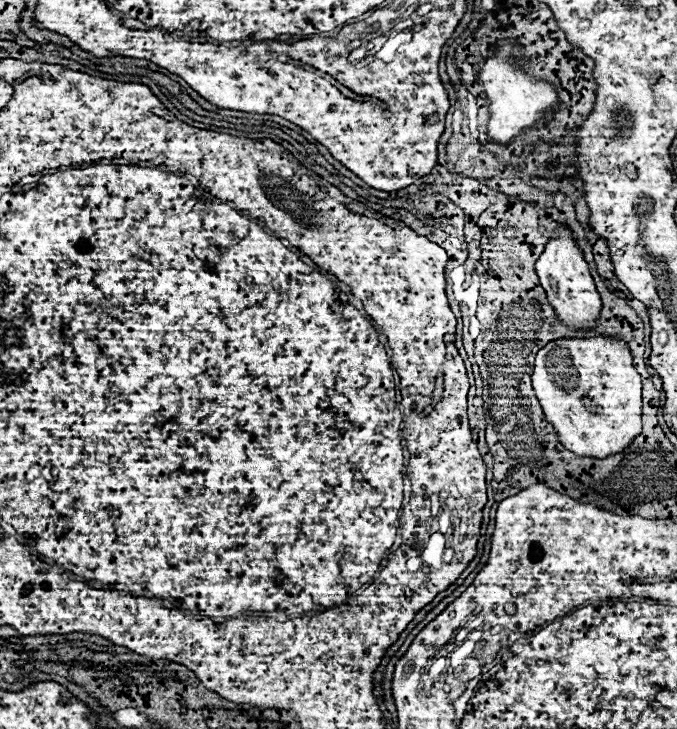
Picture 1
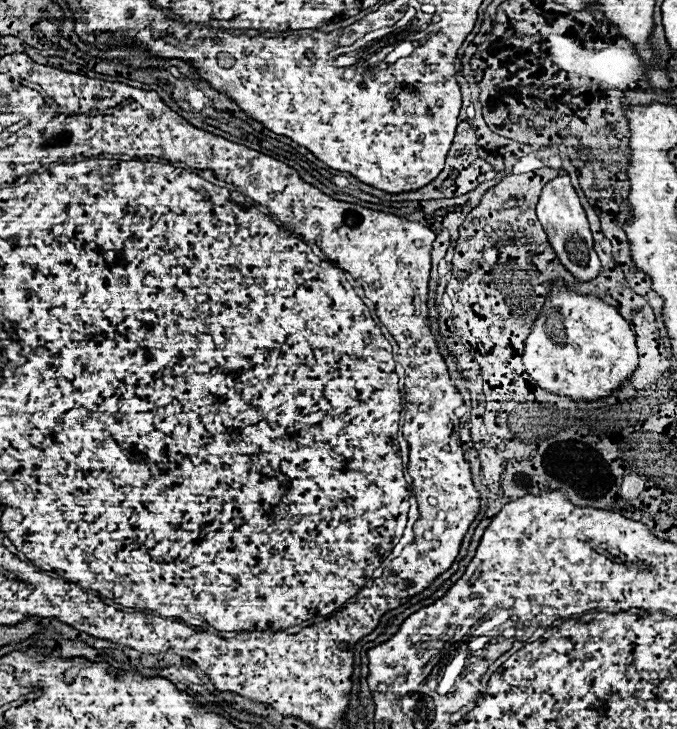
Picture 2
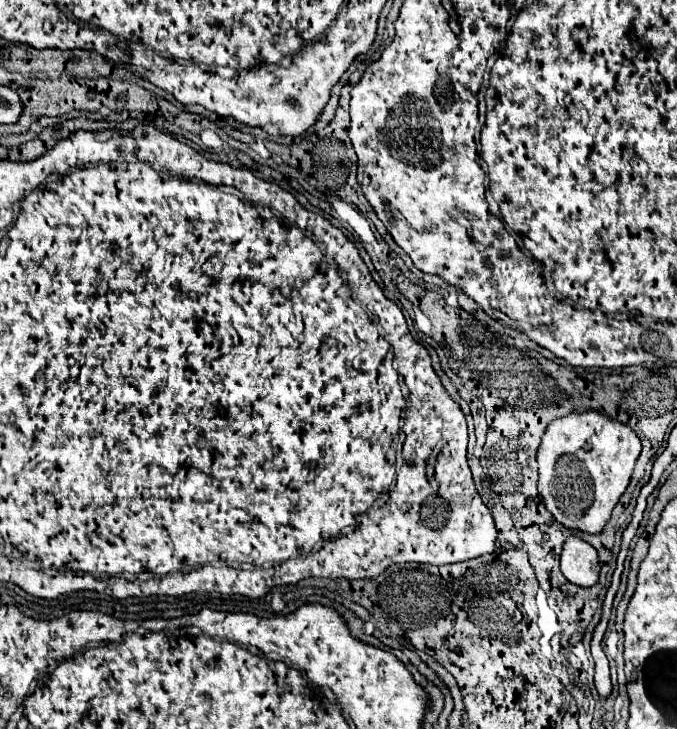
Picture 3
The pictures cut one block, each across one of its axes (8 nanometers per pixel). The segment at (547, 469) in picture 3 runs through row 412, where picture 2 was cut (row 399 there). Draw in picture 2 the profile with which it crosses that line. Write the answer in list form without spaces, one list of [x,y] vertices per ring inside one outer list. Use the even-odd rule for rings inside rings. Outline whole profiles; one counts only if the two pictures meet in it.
[[[556,282],[550,296],[544,302],[540,318],[536,318],[530,336],[526,338],[526,348],[522,354],[528,376],[542,388],[558,396],[568,396],[570,400],[602,400],[618,390],[638,366],[638,350],[634,332],[628,322],[618,314],[616,308],[604,304],[596,296],[580,296]]]

